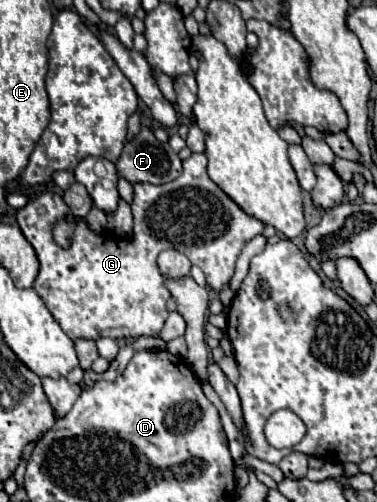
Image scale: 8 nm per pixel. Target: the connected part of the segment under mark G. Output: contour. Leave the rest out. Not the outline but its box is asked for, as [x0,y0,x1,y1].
[16,154,264,340]

